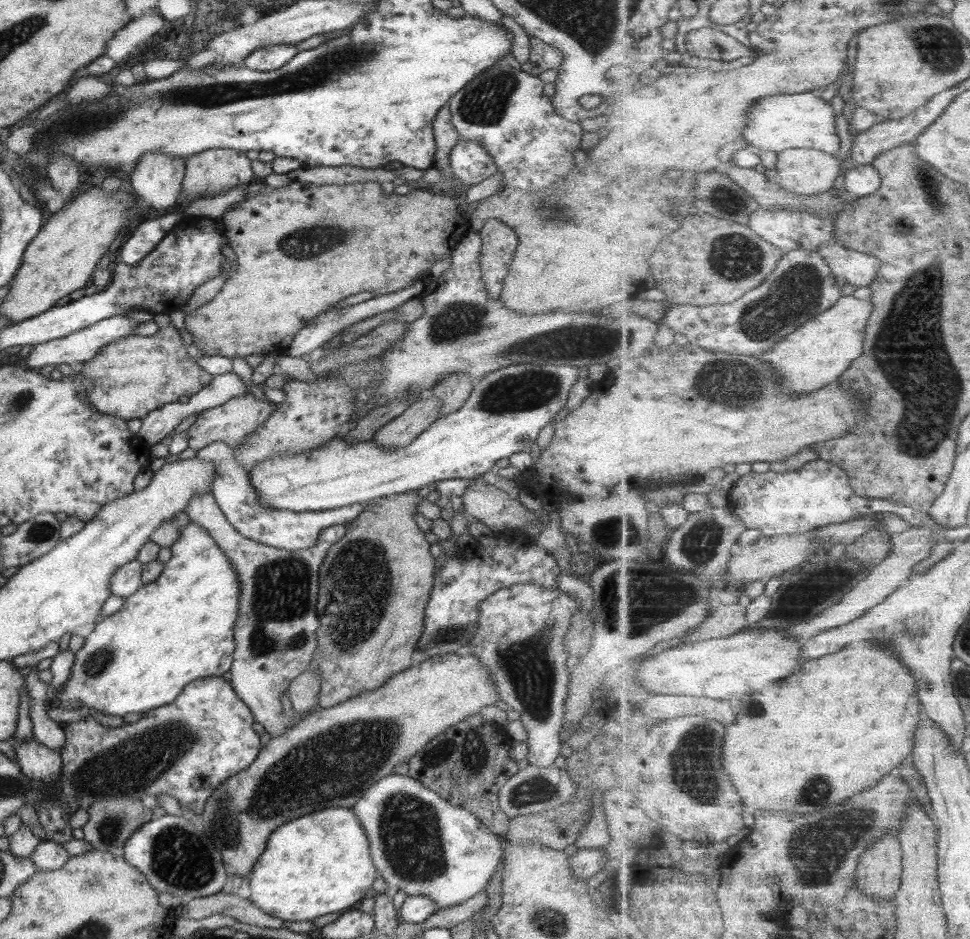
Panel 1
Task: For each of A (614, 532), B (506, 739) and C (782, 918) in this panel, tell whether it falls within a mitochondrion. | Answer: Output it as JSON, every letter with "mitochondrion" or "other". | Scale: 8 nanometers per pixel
{"A":"mitochondrion","B":"other","C":"other"}

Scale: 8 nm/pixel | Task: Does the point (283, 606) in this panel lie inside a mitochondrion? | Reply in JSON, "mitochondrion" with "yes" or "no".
{"mitochondrion":"yes"}

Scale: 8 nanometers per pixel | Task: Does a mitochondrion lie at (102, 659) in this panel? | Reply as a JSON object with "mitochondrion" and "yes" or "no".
{"mitochondrion":"yes"}

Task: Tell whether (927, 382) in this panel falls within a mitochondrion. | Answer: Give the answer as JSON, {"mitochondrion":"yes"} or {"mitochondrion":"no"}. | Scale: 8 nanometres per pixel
{"mitochondrion":"yes"}

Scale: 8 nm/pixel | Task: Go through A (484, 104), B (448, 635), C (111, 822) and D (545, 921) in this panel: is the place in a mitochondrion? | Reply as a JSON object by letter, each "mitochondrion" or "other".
{"A":"mitochondrion","B":"mitochondrion","C":"mitochondrion","D":"mitochondrion"}

